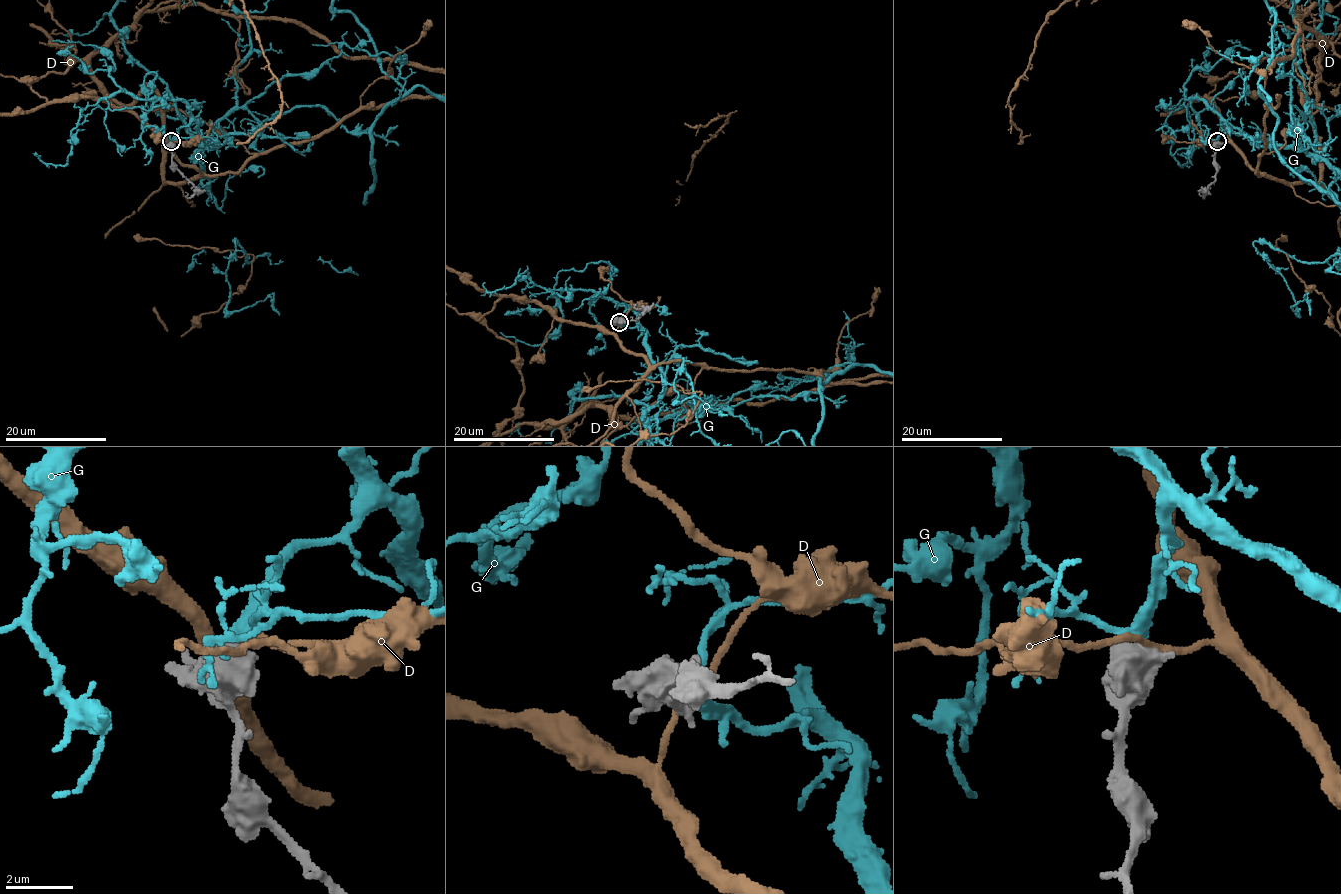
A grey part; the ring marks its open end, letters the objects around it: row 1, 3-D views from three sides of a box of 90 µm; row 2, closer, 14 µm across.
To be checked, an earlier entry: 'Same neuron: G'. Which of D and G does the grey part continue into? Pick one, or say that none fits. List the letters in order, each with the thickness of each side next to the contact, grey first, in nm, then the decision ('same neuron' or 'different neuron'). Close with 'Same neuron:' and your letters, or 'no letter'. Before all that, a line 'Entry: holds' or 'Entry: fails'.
Entry: holds
D: 800 nm thick on the grey side, 180 nm on the other; different neuron
G: 800 nm thick on the grey side, 300 nm on the other; same neuron
Same neuron: G

